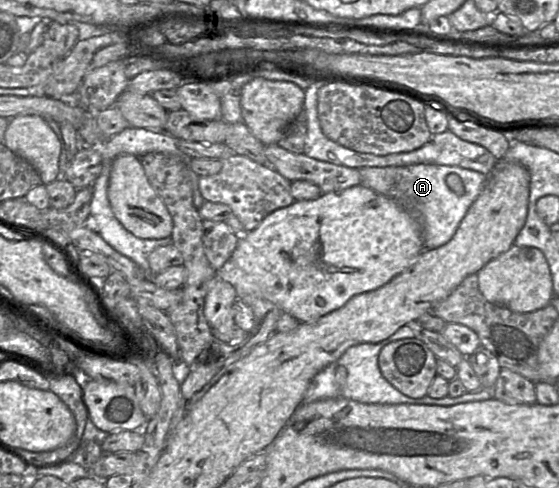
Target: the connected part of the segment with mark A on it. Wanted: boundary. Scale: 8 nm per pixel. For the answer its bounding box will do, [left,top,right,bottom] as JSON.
[359,164,487,249]

